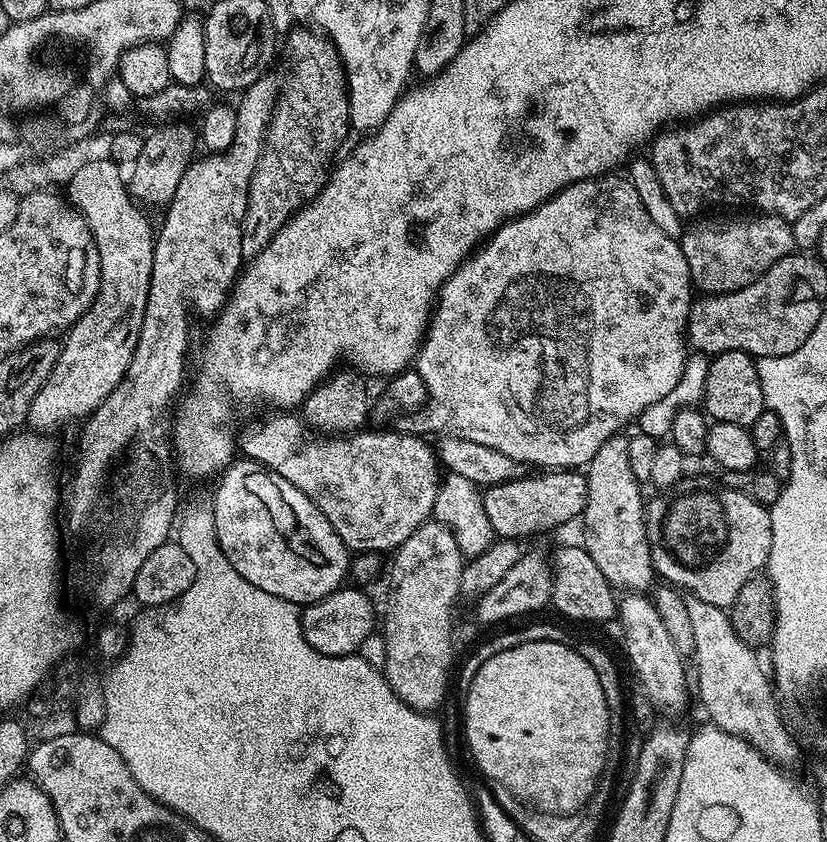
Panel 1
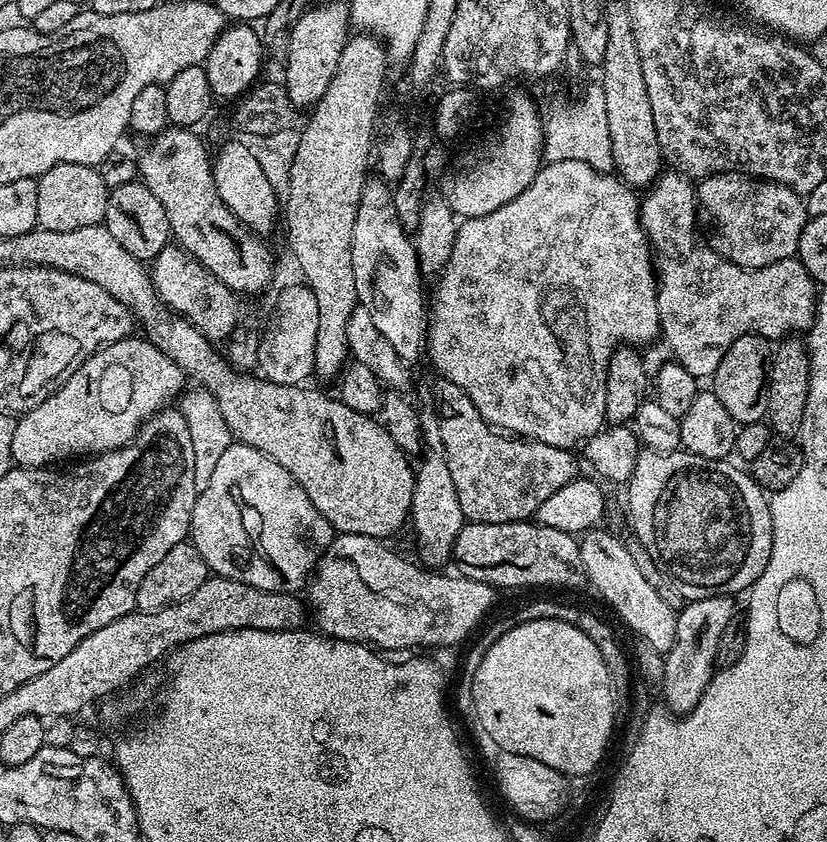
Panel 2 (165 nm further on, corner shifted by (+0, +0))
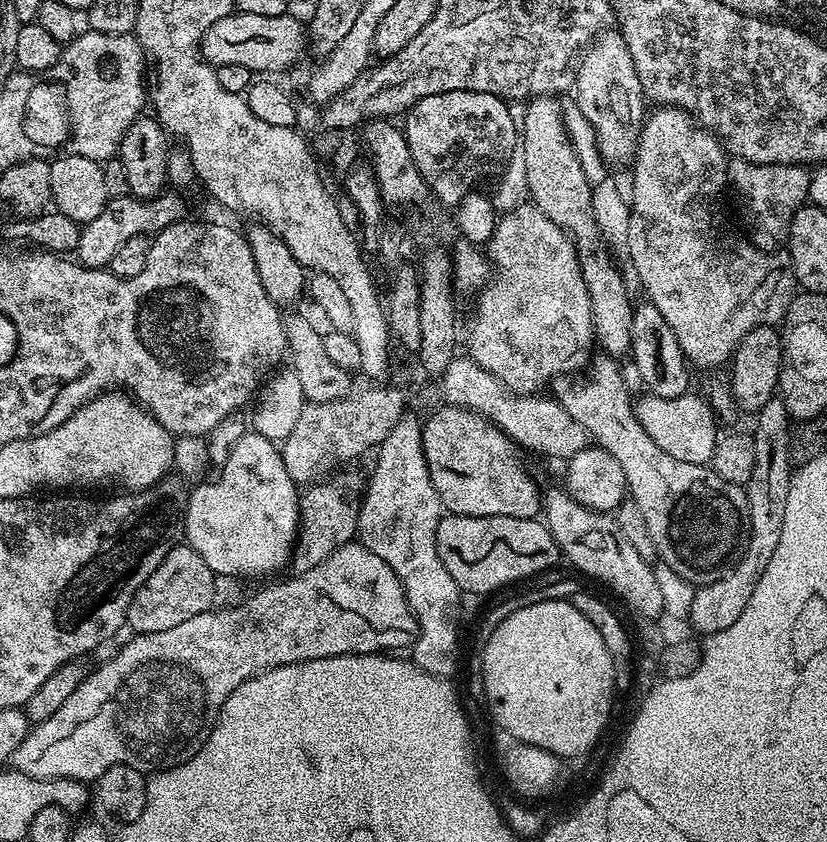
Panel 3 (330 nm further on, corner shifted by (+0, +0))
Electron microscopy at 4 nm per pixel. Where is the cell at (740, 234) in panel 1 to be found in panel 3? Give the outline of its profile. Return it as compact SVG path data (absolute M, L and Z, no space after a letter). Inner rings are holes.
M735 158L728 162L728 188L736 195L736 204L740 207L740 220L744 223L746 239L763 252L776 252L787 241L790 222L800 208L805 207L810 190L811 171L802 164L755 164Z

